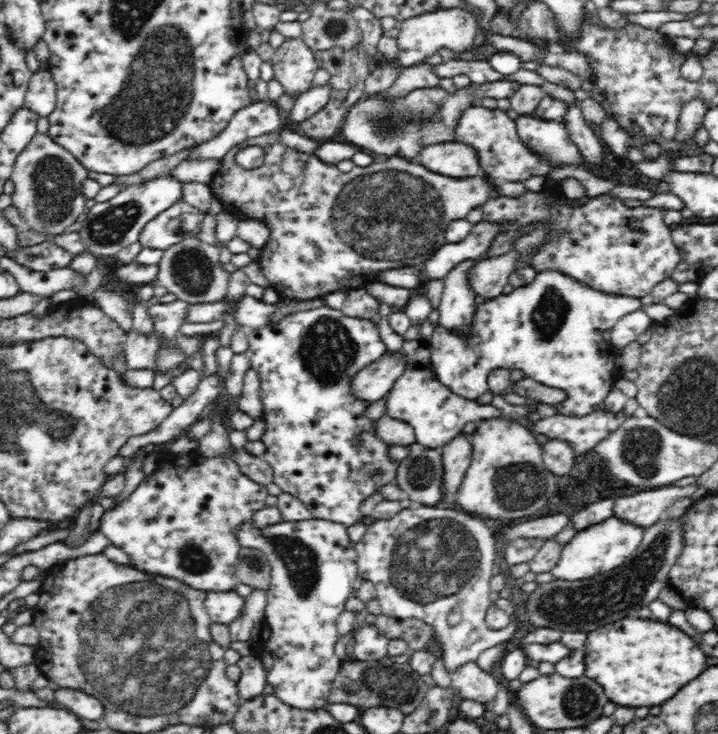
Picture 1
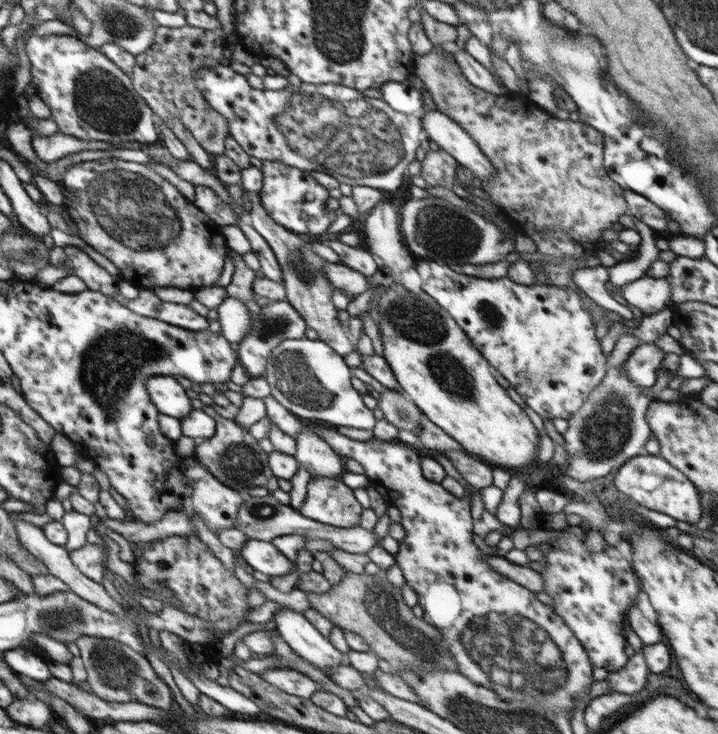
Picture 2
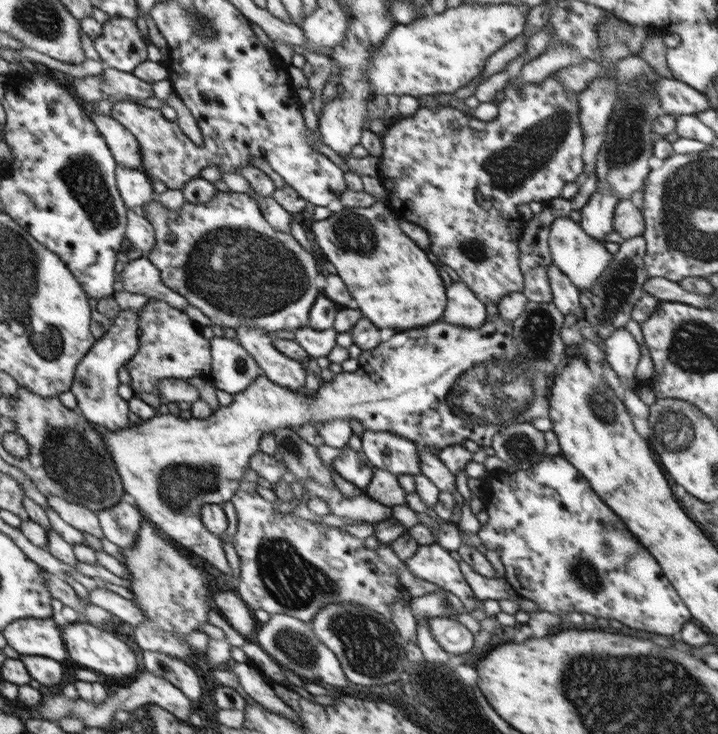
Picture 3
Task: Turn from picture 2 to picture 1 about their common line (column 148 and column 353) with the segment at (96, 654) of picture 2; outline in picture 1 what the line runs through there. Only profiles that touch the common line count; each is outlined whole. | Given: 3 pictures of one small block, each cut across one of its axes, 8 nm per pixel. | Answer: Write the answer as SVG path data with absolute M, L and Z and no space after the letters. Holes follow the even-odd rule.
M390 658L380 662L360 662L346 660L342 662L336 678L332 682L332 690L328 696L328 703L344 703L359 707L361 710L372 707L398 707L405 715L410 714L426 694L428 685L424 683L422 674L412 670L408 662L394 663Z

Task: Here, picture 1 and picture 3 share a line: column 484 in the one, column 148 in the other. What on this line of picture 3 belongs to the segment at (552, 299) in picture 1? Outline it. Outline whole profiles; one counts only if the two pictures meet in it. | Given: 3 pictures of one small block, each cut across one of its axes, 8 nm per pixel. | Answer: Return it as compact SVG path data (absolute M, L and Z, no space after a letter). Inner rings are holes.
M158 299L150 300L141 308L137 323L139 347L127 362L135 396L138 392L149 392L161 398L157 390L158 381L165 378L194 378L210 372L210 342L200 334L198 326L179 307Z

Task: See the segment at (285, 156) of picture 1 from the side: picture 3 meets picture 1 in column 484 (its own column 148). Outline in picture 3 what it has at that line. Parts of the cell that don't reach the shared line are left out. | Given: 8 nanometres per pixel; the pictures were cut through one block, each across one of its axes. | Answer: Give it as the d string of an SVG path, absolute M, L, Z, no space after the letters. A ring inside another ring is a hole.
M118 167L117 181L123 202L134 210L140 211L142 205L156 200L152 178L147 172L130 167Z

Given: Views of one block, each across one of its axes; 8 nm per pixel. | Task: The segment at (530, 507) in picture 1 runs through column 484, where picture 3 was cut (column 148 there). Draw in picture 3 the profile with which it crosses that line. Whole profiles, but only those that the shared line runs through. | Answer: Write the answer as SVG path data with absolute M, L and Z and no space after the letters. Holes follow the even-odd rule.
M498 314L495 319L486 319L486 322L480 328L464 328L463 326L454 326L448 324L444 320L440 323L432 323L425 327L418 327L409 331L396 332L388 341L381 342L376 348L372 350L362 351L362 354L357 359L359 362L358 370L354 372L340 372L336 373L329 383L322 383L320 388L314 394L305 394L303 389L288 390L283 386L274 384L266 375L257 376L242 393L233 395L233 401L230 405L220 406L211 416L206 419L180 419L172 412L168 414L155 414L151 419L142 421L140 423L133 423L126 428L118 430L108 430L96 426L101 439L111 457L114 458L115 466L118 468L119 474L124 480L124 490L128 492L136 501L136 508L144 515L148 521L152 521L156 526L160 527L161 532L167 534L168 537L173 538L180 546L186 546L188 550L192 550L194 554L202 556L204 561L208 561L212 566L216 566L220 572L231 574L229 562L226 562L224 550L220 546L218 535L214 536L204 524L200 522L200 510L203 510L204 505L208 504L225 504L227 501L235 496L239 491L240 482L244 480L244 470L250 467L250 460L256 451L259 450L259 440L263 434L275 432L278 429L294 428L300 425L311 424L316 426L317 422L326 421L330 422L336 419L344 419L351 422L352 419L358 420L365 430L373 430L374 432L391 432L398 436L407 438L415 442L418 447L426 445L434 445L443 449L447 446L456 444L463 444L463 440L474 440L479 446L491 446L493 436L497 428L506 424L531 422L536 418L549 417L549 388L553 382L553 375L544 374L544 372L537 372L535 376L529 374L529 370L522 359L516 355L516 347L513 339L513 325L506 323Z

